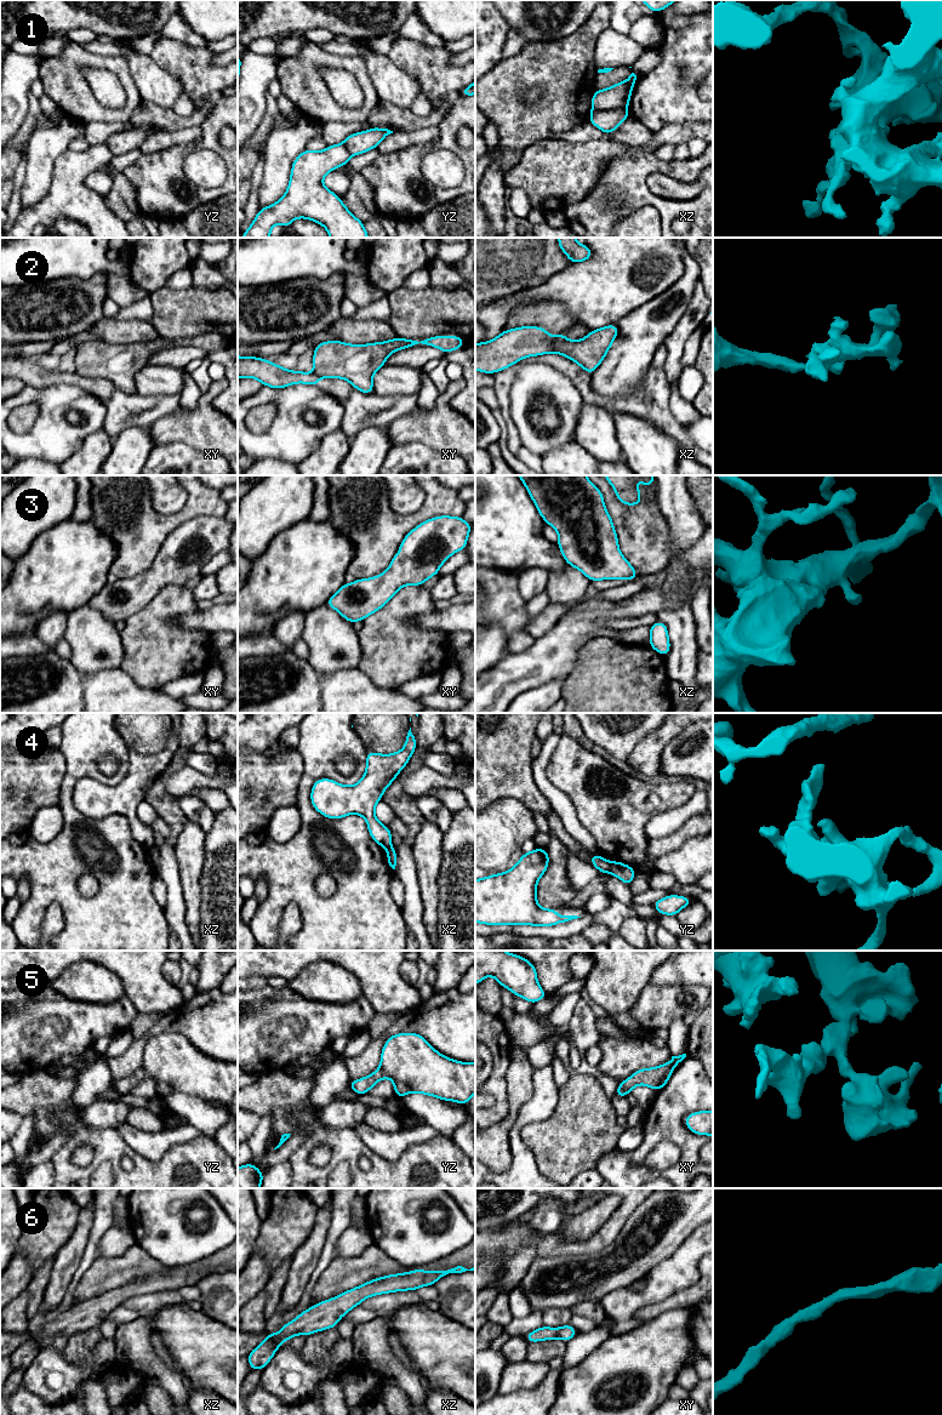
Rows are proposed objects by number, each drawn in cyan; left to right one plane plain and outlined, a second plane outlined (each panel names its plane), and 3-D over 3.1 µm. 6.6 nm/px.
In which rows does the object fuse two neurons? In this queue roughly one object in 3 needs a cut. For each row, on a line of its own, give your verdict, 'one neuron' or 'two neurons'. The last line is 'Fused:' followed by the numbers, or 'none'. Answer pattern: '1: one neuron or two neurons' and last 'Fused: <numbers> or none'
1: two neurons
2: two neurons
3: one neuron
4: two neurons
5: one neuron
6: one neuron
Fused: 1, 2, 4

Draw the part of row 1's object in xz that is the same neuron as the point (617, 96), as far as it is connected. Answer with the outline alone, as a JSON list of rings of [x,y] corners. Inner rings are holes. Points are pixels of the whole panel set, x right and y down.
[[[632,73],[627,80],[604,90],[596,90],[592,97],[593,112],[615,110],[628,108],[636,75]]]

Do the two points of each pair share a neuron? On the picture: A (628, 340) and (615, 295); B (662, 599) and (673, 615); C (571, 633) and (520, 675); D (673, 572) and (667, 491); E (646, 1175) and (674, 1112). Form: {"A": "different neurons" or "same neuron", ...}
{"A": "different neurons", "B": "different neurons", "C": "same neuron", "D": "same neuron", "E": "same neuron"}

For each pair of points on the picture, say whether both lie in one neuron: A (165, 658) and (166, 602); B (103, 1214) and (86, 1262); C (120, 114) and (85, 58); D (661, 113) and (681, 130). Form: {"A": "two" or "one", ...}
{"A": "one", "B": "one", "C": "one", "D": "two"}

